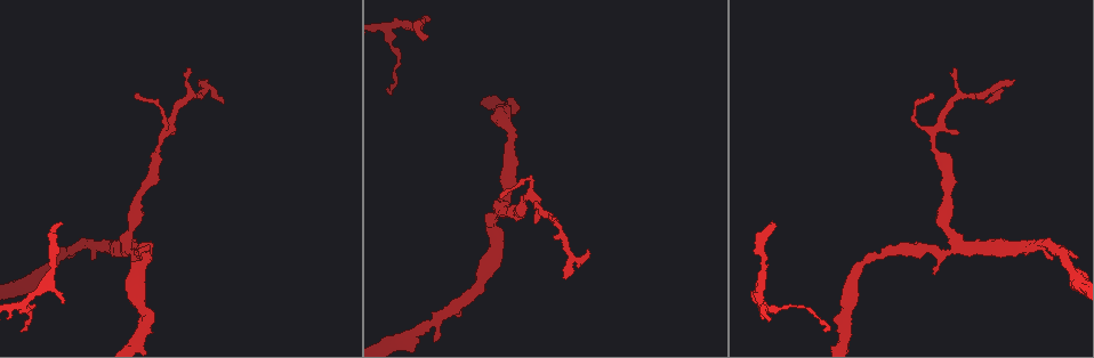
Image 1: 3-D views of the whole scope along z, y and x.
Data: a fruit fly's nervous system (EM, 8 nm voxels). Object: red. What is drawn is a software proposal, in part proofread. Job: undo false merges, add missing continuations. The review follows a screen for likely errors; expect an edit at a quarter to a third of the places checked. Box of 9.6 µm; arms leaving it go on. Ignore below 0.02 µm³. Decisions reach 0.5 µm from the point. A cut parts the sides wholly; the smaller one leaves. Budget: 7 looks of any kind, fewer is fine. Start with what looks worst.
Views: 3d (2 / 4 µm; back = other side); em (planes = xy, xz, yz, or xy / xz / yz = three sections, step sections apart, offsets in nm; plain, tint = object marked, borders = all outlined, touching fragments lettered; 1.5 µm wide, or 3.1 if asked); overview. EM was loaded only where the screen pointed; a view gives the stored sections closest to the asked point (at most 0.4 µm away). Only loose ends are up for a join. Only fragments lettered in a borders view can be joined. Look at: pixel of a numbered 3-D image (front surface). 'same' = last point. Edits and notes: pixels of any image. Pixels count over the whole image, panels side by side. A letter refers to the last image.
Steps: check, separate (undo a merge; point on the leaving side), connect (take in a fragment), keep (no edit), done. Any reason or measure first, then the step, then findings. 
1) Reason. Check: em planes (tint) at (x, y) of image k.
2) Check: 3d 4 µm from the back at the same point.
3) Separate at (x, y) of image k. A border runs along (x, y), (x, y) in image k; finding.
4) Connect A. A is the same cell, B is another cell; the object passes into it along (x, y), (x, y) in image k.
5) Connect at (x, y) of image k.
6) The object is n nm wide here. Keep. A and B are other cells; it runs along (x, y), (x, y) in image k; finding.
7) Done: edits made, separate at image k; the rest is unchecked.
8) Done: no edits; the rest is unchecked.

Tapers out. Check: em planes (tint) at (985, 102) of image 1.

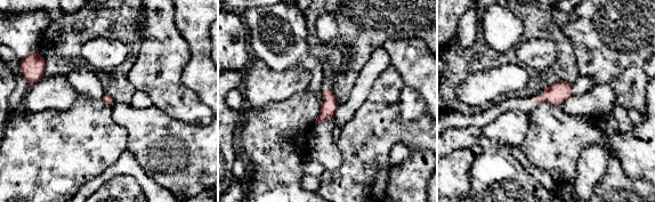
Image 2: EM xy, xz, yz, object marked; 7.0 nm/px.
Check: em planes (borders) at the same point.

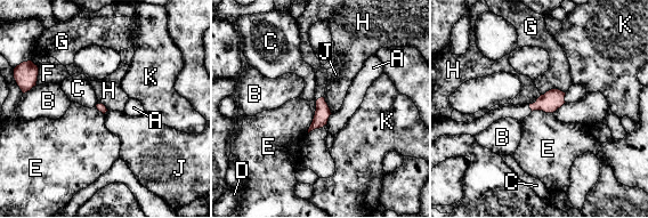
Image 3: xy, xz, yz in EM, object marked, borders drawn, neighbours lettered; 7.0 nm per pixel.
Keep. A, B, C, D, E, F, G, H, J and K are other cells; a border runs along (323, 97), (332, 113) in image 3; no lettered fragment goes on from it.

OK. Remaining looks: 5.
Thin end. Check: 3d 2 µm at (430, 21) of image 1.

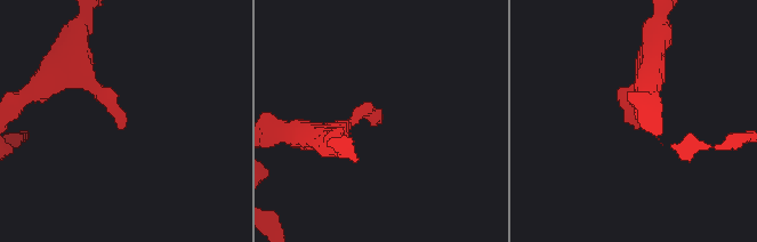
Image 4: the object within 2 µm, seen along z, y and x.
Shape alone is not enough. Check: em planes (plain) at (125, 125) of image 4.

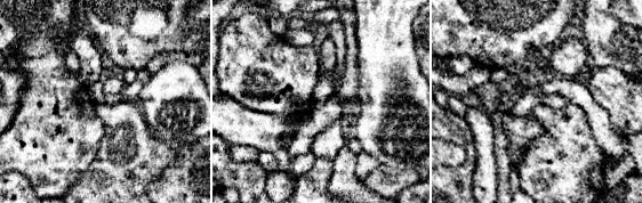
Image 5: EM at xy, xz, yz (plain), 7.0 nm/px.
Check: em planes (borders) at the same point.

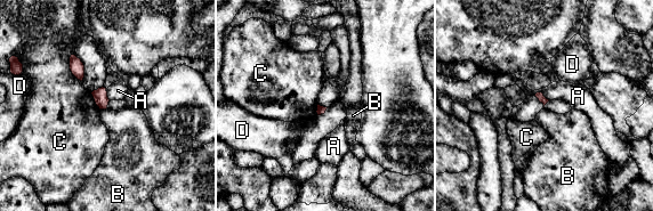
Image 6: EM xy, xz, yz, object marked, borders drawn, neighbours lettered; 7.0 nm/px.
The longest contact is with C, 220 nm. Keep. A, B, C and D are other cells; a border runs along (106, 107), (101, 110) in image 6; no lettered fragment goes on from it.

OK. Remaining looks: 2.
Check: em yz step 4 (tint) at (933, 94) of image 1.

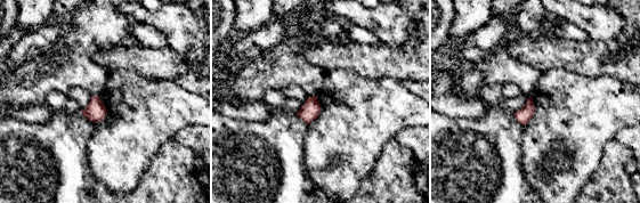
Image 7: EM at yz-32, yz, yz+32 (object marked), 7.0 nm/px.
Another direction. Check: em planes (borders) at the same point.

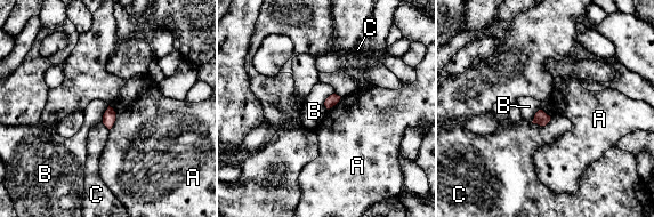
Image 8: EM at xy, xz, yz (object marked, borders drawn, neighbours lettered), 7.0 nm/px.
The object is 80 nm wide here; the longest contact is with A, 180 nm. Keep. A, B and C are other cells; no lettered fragment goes on from it.

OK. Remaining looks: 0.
Done: no edits; the rest is unchecked.

